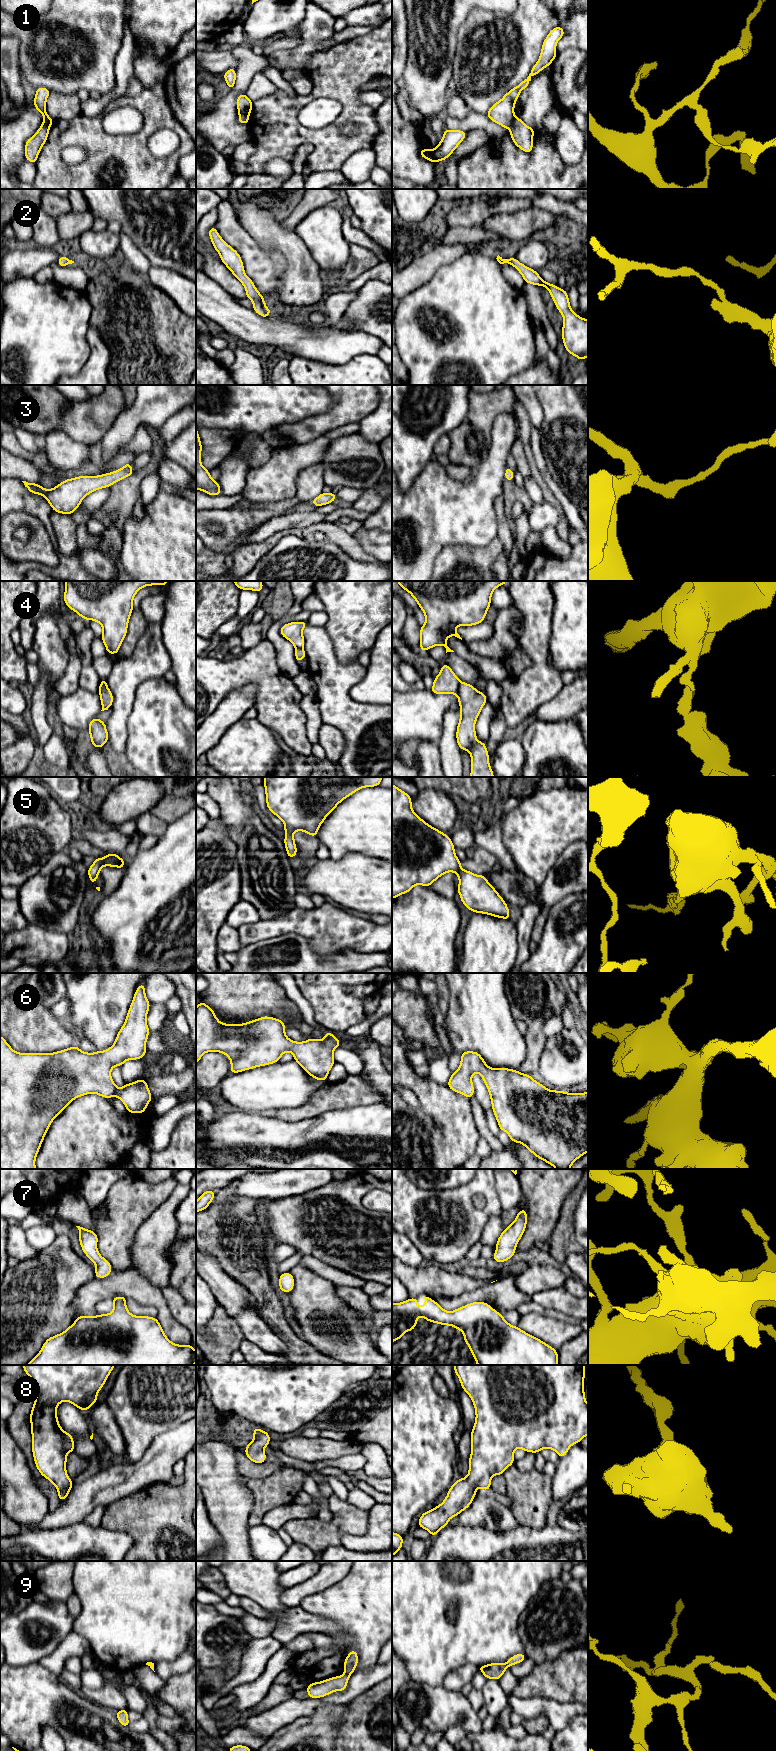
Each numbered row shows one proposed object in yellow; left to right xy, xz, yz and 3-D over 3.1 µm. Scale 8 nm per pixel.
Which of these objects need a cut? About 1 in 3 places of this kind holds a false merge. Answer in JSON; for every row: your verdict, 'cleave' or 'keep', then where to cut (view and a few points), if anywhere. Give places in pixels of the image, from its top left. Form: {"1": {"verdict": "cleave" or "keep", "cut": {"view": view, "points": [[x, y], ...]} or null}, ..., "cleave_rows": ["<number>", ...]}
{"1": {"verdict": "cleave", "cut": {"view": "yz", "points": [[515, 117], [509, 129]]}}, "2": {"verdict": "keep", "cut": null}, "3": {"verdict": "keep", "cut": null}, "4": {"verdict": "cleave", "cut": {"view": "yz", "points": [[460, 681], [456, 693]]}}, "5": {"verdict": "keep", "cut": null}, "6": {"verdict": "keep", "cut": null}, "7": {"verdict": "keep", "cut": null}, "8": {"verdict": "keep", "cut": null}, "9": {"verdict": "cleave", "cut": {"view": "xz", "points": [[344, 1673], [348, 1676]]}}, "cleave_rows": ["1", "4", "9"]}

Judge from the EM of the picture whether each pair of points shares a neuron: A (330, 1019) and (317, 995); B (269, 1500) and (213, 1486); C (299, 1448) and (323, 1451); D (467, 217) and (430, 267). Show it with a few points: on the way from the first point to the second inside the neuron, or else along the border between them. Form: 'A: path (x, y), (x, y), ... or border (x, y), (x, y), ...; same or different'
A: path (330, 1013), (330, 1008), (323, 1001); same
B: border (246, 1484), (253, 1498), (253, 1507), (249, 1519); different
C: path (305, 1449), (317, 1449); same
D: border (442, 243), (447, 245), (470, 245); different

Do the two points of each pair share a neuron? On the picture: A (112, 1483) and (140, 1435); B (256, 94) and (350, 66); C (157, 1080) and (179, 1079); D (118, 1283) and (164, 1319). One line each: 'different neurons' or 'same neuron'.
A: different neurons
B: different neurons
C: same neuron
D: same neuron

